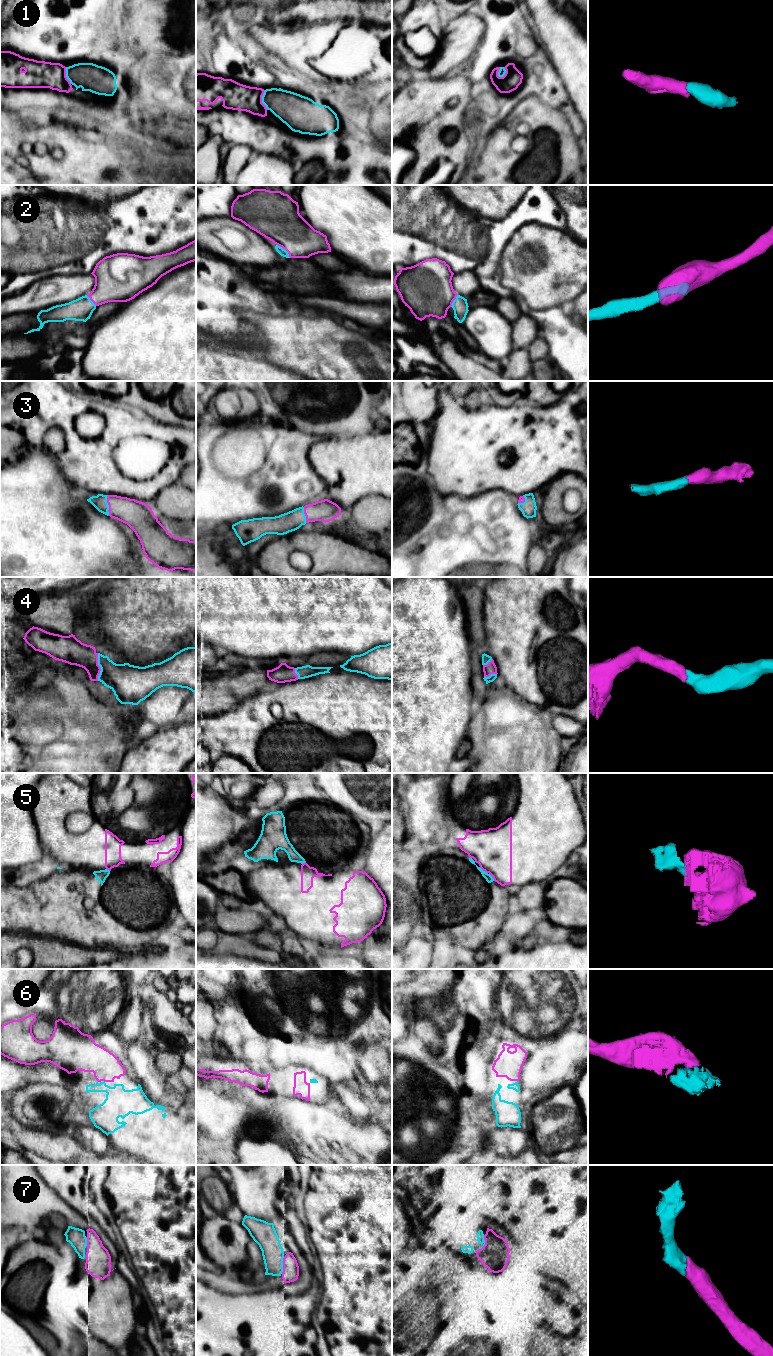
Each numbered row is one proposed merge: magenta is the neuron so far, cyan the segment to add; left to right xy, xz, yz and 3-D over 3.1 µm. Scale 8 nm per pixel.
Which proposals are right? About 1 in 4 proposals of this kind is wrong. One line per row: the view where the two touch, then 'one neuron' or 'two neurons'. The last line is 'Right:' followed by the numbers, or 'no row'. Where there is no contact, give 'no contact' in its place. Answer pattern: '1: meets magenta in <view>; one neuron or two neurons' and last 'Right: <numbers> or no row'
1: meets magenta in yz; one neuron
2: meets magenta in xz; one neuron
3: meets magenta in xy; one neuron
4: meets magenta in xy; one neuron
5: meets magenta in yz; two neurons
6: no contact; one neuron
7: meets magenta in yz; one neuron
Right: 1, 2, 3, 4, 6, 7

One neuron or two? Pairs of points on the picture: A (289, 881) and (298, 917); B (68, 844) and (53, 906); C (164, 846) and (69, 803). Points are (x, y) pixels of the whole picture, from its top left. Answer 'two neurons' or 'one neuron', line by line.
A: one neuron
B: two neurons
C: one neuron

